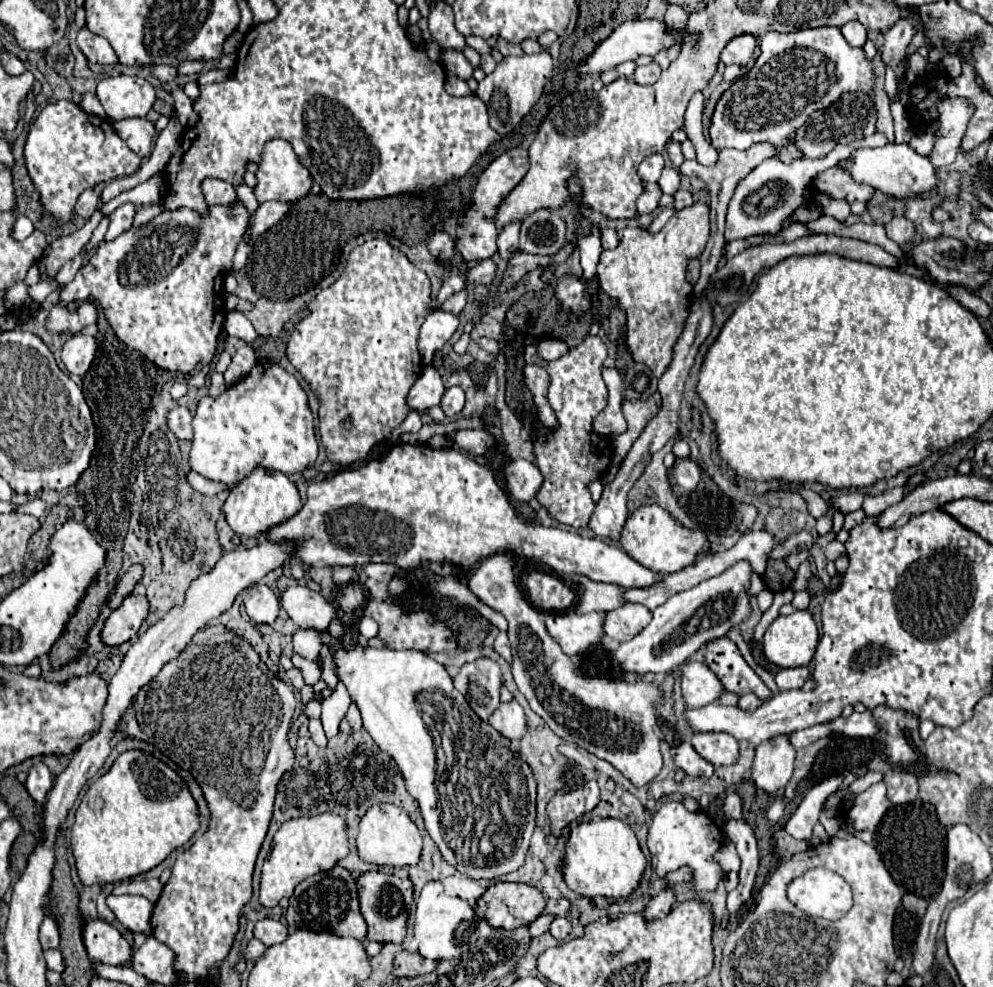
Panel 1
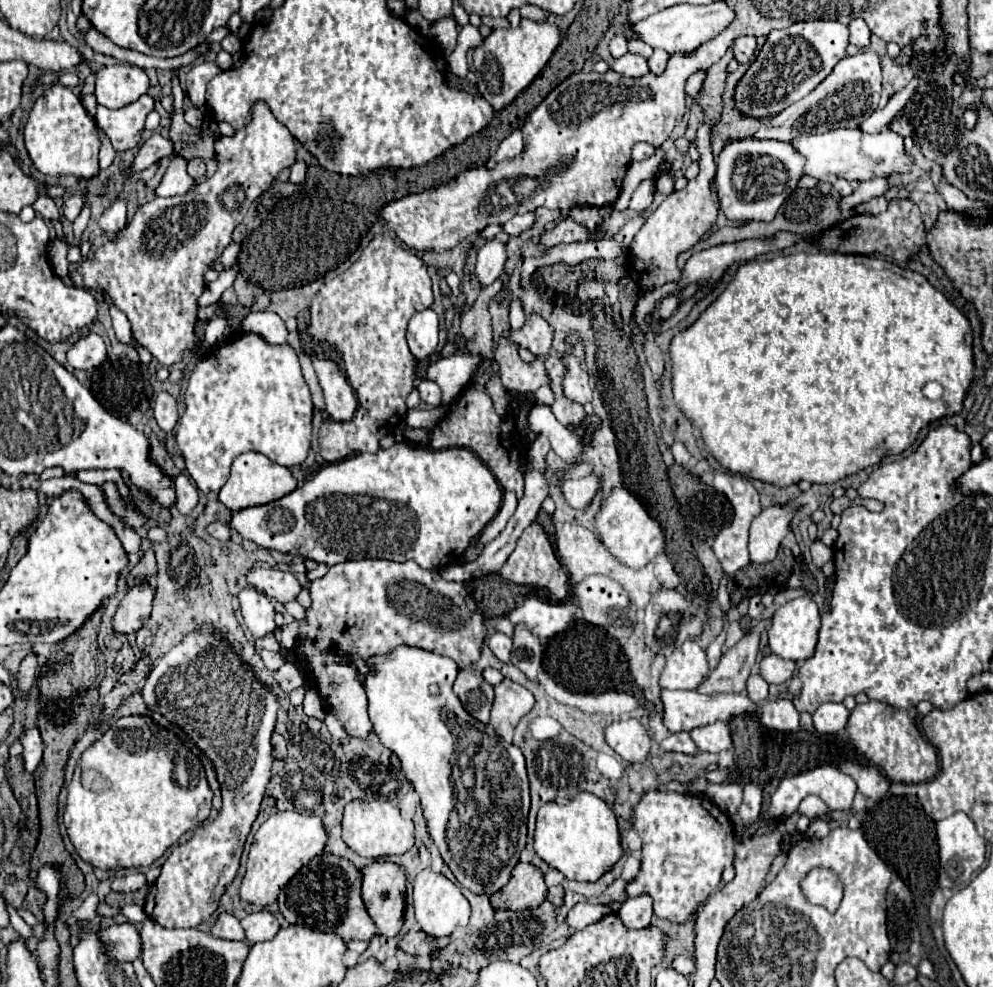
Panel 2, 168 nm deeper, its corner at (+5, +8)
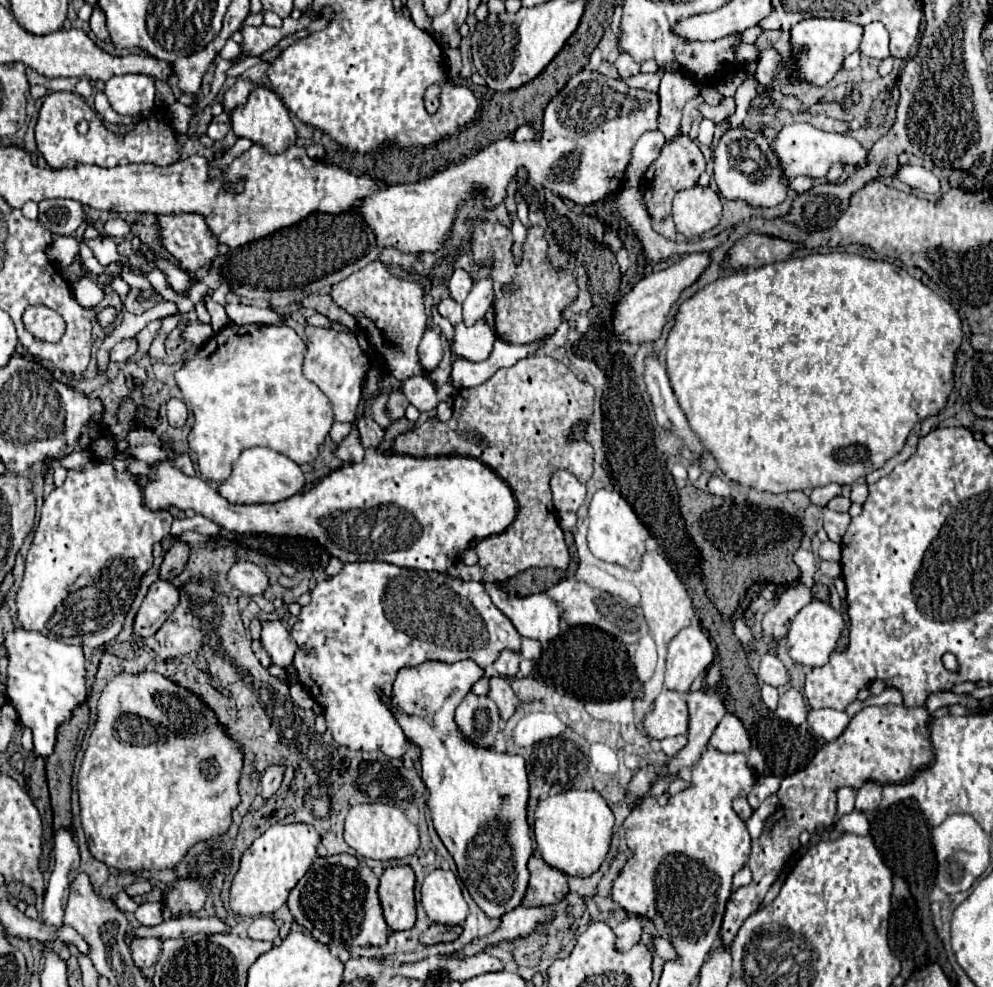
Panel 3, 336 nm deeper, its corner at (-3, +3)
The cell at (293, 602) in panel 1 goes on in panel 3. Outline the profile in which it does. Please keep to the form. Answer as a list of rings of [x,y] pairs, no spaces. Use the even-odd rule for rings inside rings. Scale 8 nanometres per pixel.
[[[236,562],[228,570],[228,582],[246,596],[262,594],[268,588],[268,576],[254,562]]]

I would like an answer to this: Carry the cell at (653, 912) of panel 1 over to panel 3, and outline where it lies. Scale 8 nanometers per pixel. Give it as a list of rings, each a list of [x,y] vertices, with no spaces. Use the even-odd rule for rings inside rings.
[[[638,916],[626,918],[622,924],[618,924],[614,928],[614,934],[616,934],[616,950],[618,952],[630,950],[640,940],[640,934],[642,934],[642,922],[640,922],[640,918]]]

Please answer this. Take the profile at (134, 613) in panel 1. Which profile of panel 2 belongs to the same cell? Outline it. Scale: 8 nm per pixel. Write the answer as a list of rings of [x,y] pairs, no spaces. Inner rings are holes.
[[[134,585],[128,595],[118,605],[112,625],[116,633],[134,633],[138,631],[152,611],[154,589],[150,585]]]

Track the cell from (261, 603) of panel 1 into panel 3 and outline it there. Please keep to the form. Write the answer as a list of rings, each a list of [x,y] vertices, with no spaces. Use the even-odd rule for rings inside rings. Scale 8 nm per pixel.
[[[262,622],[262,646],[270,654],[272,664],[280,668],[288,668],[294,660],[294,654],[300,650],[290,632],[276,622]]]

